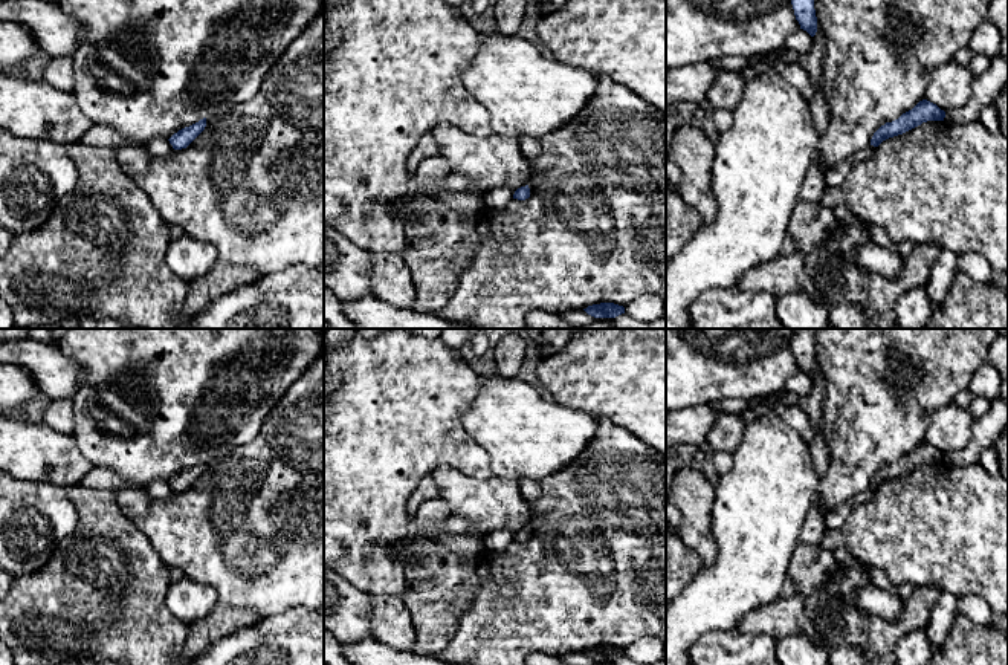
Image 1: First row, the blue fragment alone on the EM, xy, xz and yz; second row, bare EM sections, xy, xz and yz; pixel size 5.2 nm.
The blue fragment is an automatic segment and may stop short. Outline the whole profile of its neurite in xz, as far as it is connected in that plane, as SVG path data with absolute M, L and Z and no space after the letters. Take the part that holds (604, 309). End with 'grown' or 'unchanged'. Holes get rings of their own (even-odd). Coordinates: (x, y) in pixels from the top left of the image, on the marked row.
M614 303L593 304L583 310L594 318L615 318L625 313L625 307Z; unchanged

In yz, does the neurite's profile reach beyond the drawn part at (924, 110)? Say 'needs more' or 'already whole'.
already whole

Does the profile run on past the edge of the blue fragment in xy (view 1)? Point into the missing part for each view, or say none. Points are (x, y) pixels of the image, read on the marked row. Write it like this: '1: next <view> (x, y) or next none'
1: next none

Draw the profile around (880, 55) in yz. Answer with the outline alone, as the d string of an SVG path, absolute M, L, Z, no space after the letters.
M814 0L825 32L820 89L829 109L816 159L831 170L871 145L874 133L924 99L932 75L968 46L991 0Z

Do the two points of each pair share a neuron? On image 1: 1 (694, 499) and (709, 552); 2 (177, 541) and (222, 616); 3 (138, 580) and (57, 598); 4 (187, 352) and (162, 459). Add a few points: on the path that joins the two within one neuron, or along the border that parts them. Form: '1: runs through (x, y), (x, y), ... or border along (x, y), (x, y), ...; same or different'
1: runs through (697, 512), (697, 534), (700, 538); same
2: border along (219, 601), (254, 612); different
3: runs through (118, 584), (107, 589), (98, 598), (77, 598); same
4: runs through (171, 378), (168, 419), (162, 425), (162, 433); same

